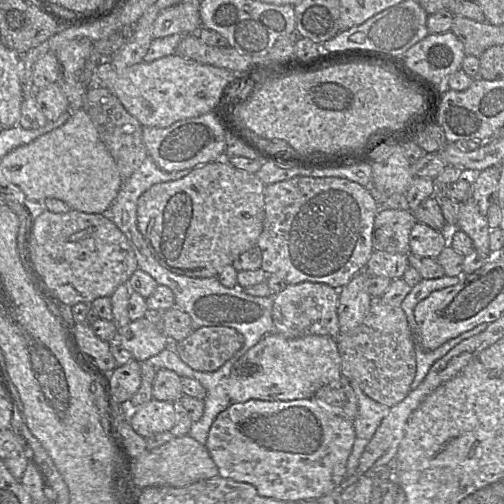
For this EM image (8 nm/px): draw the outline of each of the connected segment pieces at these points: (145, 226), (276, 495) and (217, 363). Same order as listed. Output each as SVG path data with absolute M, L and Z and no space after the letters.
M220 159L206 163L193 168L188 175L179 180L155 184L146 190L137 201L137 226L154 258L170 272L191 278L217 277L223 268L231 265L240 254L256 247L264 223L264 187L255 174L234 168L228 160Z
M314 398L297 399L291 401L264 401L250 399L241 403L231 403L224 411L218 414L208 433L205 447L218 468L219 476L237 482L248 483L255 487L260 496L281 501L315 500L332 491L346 476L346 463L355 439L353 421L333 413L330 409Z
M201 327L175 343L175 352L190 368L214 372L243 346L243 336L233 328Z

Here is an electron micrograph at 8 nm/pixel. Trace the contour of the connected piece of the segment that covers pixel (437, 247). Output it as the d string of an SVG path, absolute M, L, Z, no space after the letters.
M416 222L409 235L410 254L421 258L437 258L448 244L449 231L437 231Z

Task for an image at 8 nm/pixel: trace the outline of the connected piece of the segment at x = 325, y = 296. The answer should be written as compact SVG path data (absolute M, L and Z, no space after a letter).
M303 282L287 285L273 296L272 319L274 332L286 338L302 338L311 335L339 336L339 291L321 283Z

